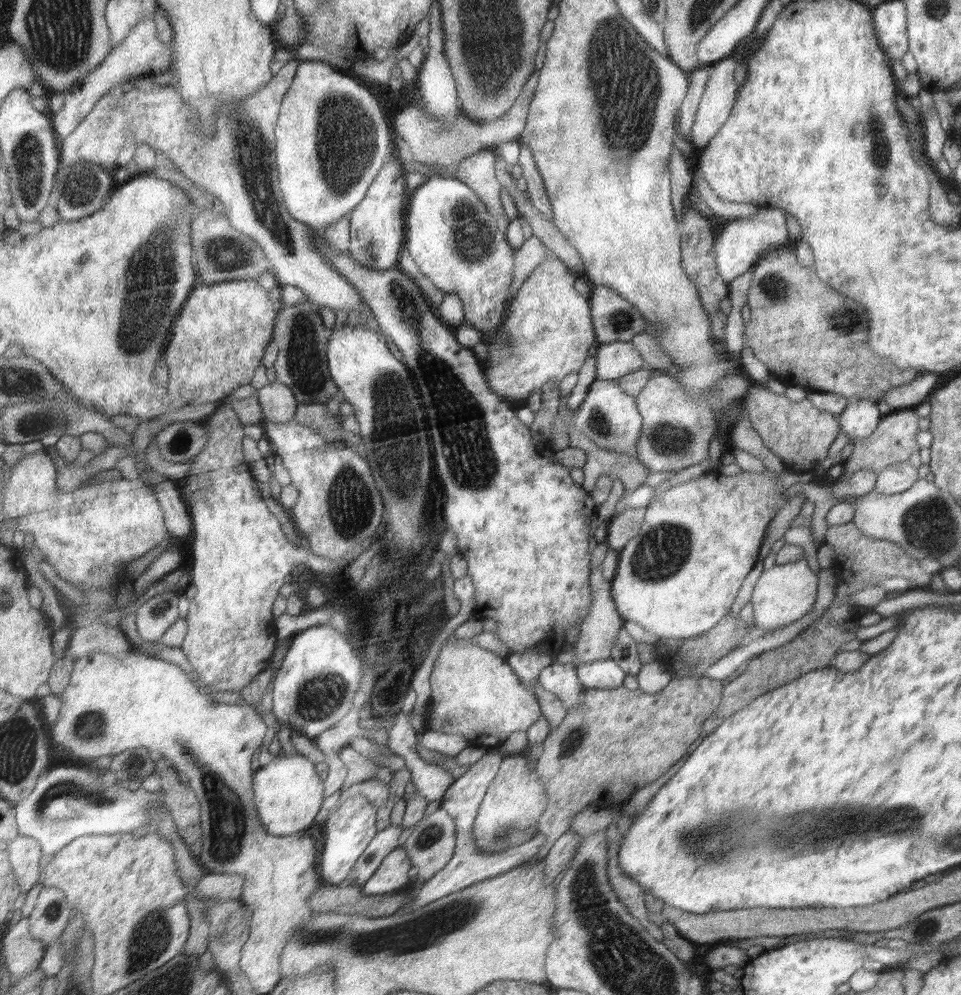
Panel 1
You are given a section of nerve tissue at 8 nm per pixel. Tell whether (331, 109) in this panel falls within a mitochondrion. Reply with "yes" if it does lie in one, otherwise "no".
yes

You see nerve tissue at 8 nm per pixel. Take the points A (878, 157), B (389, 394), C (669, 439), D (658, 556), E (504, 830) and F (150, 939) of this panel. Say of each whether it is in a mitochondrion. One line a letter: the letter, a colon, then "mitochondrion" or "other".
A: mitochondrion
B: mitochondrion
C: mitochondrion
D: mitochondrion
E: mitochondrion
F: mitochondrion

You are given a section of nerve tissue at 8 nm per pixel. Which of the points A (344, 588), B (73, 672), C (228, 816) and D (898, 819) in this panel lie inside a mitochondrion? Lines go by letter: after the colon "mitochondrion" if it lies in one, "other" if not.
A: other
B: other
C: mitochondrion
D: mitochondrion

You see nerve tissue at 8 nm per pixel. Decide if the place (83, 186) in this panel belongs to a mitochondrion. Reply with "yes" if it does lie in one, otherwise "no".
yes

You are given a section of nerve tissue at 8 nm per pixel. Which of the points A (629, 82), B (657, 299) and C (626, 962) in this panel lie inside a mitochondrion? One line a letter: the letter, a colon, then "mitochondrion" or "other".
A: mitochondrion
B: other
C: mitochondrion

